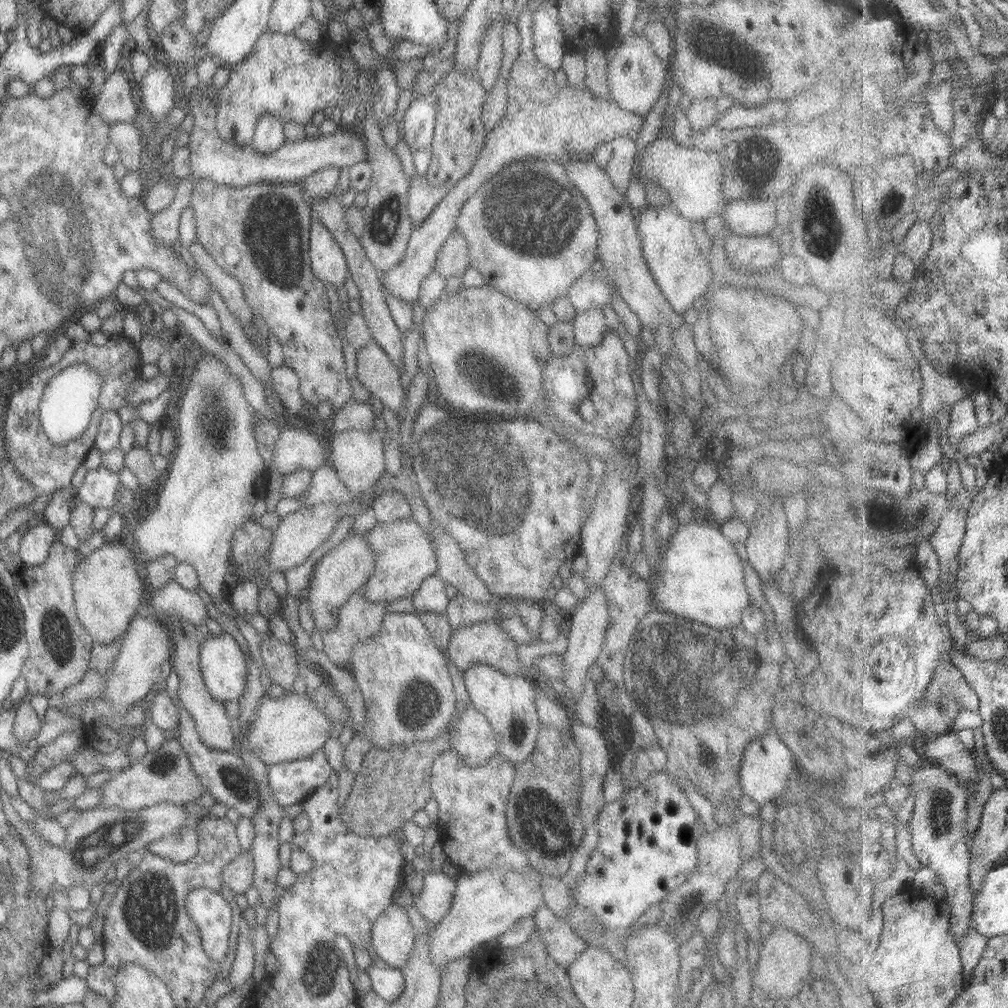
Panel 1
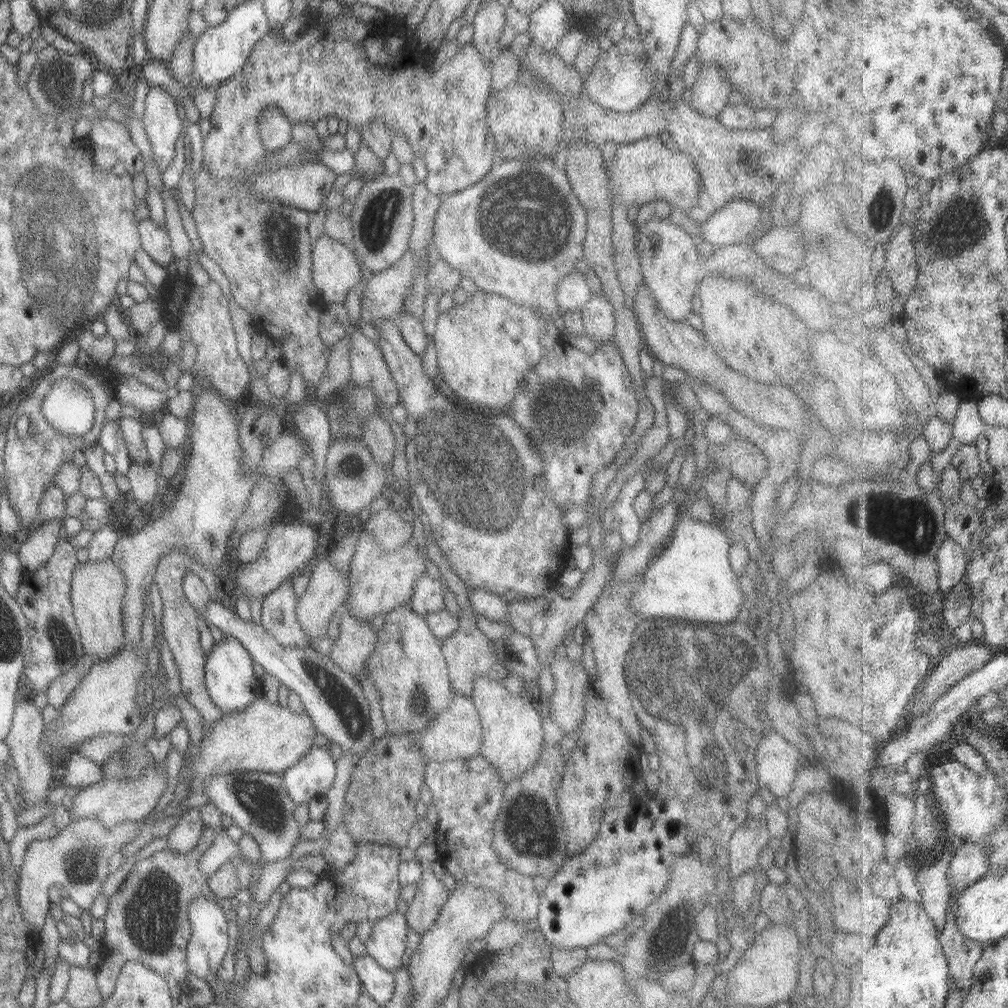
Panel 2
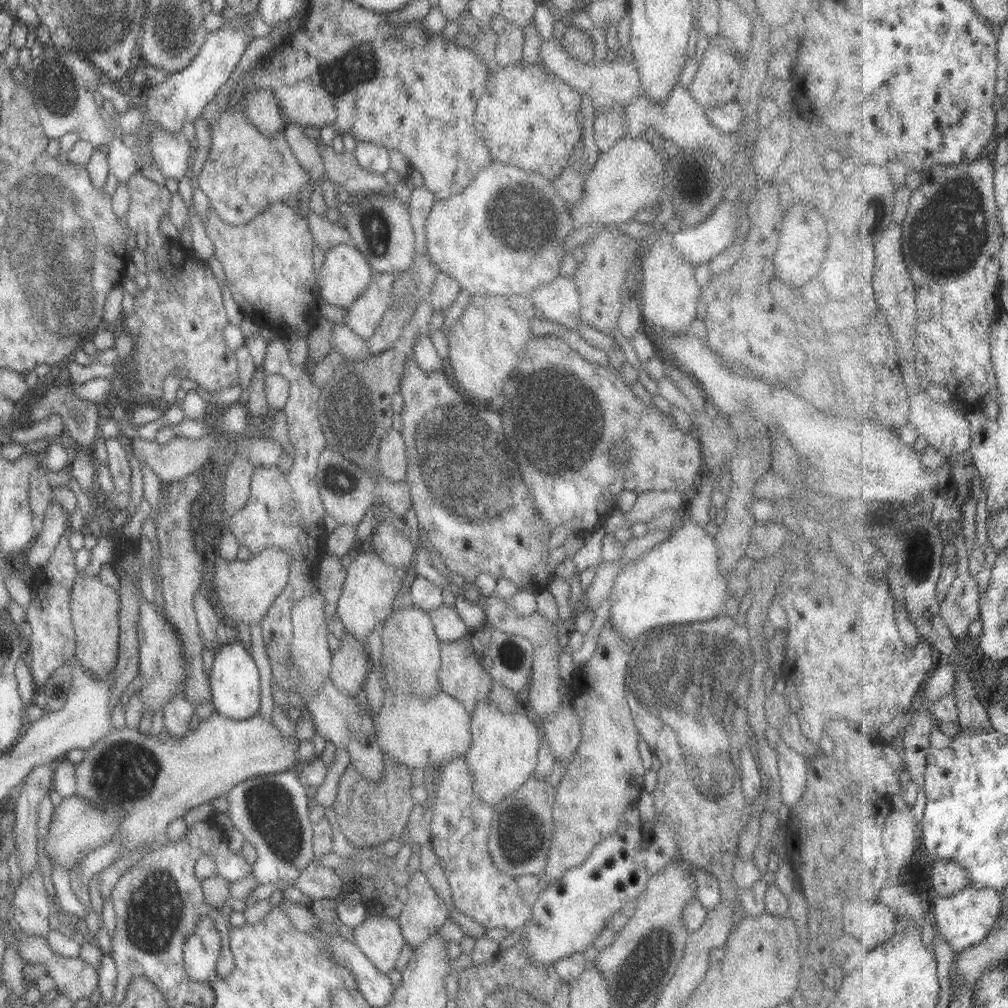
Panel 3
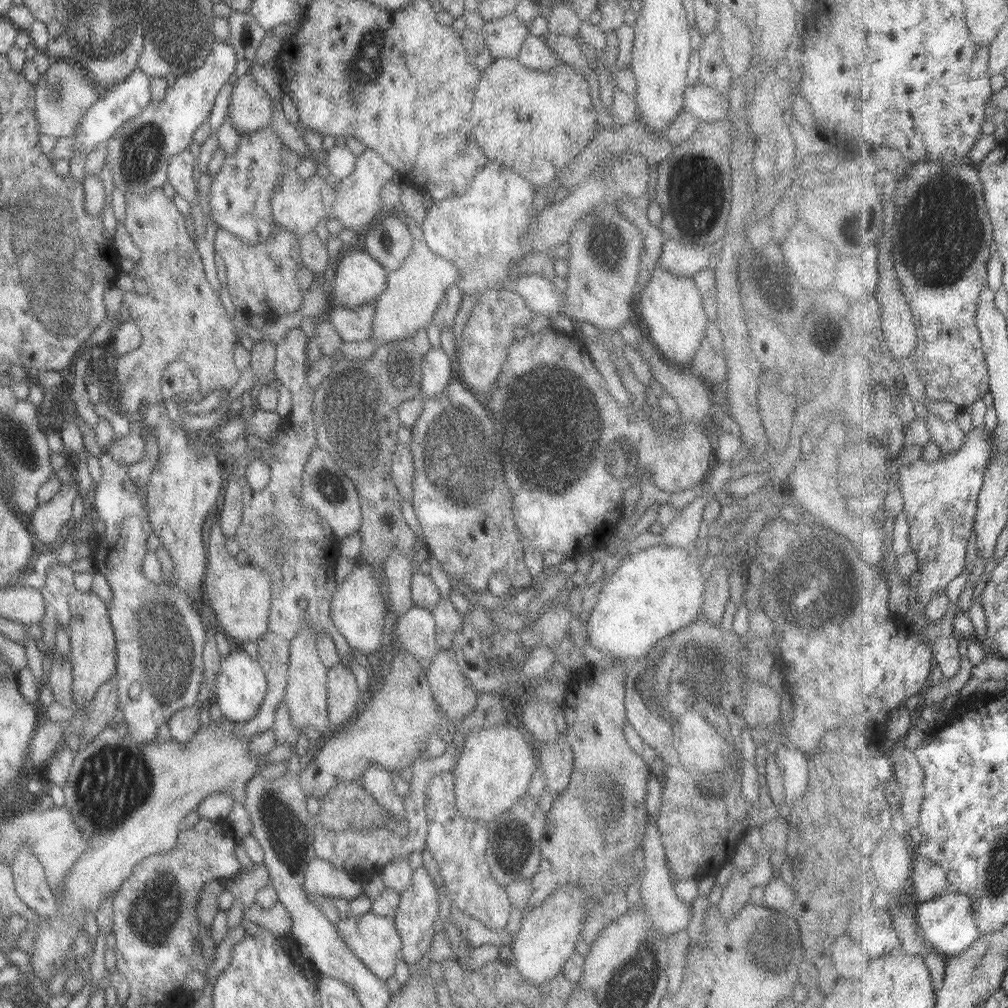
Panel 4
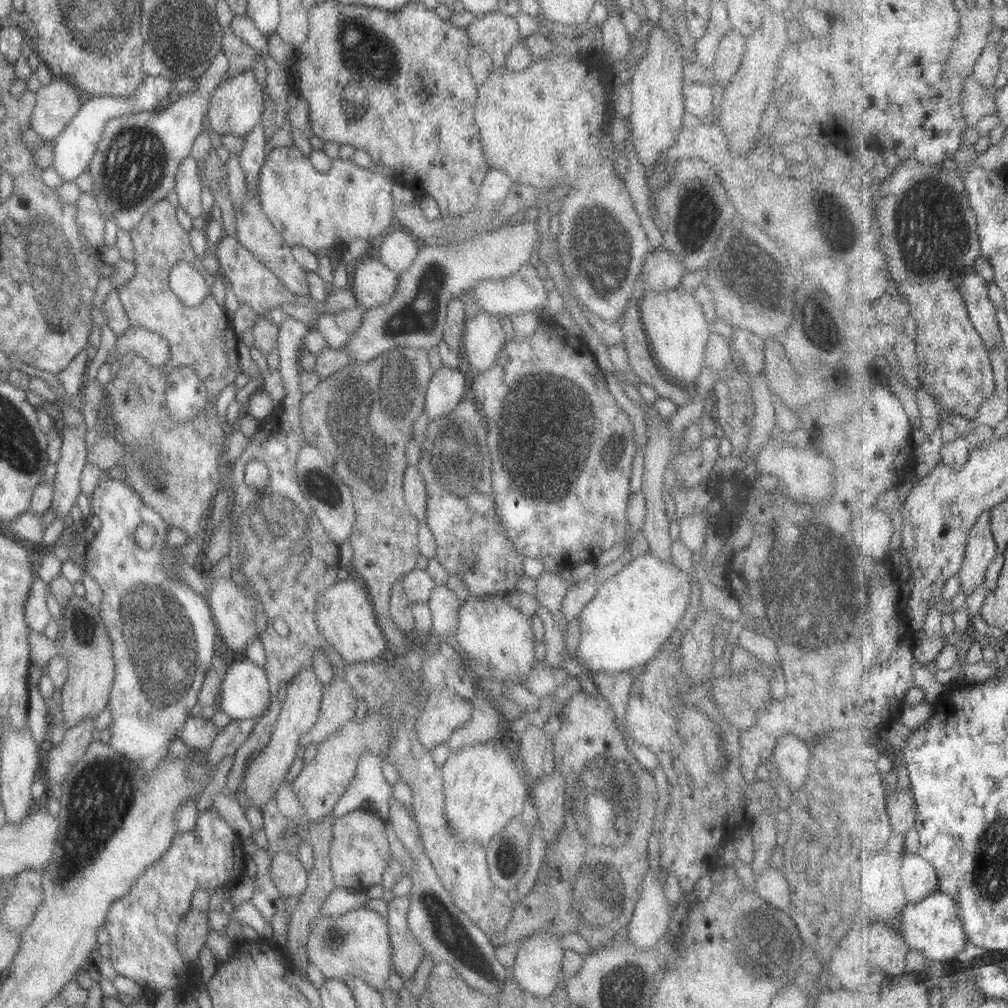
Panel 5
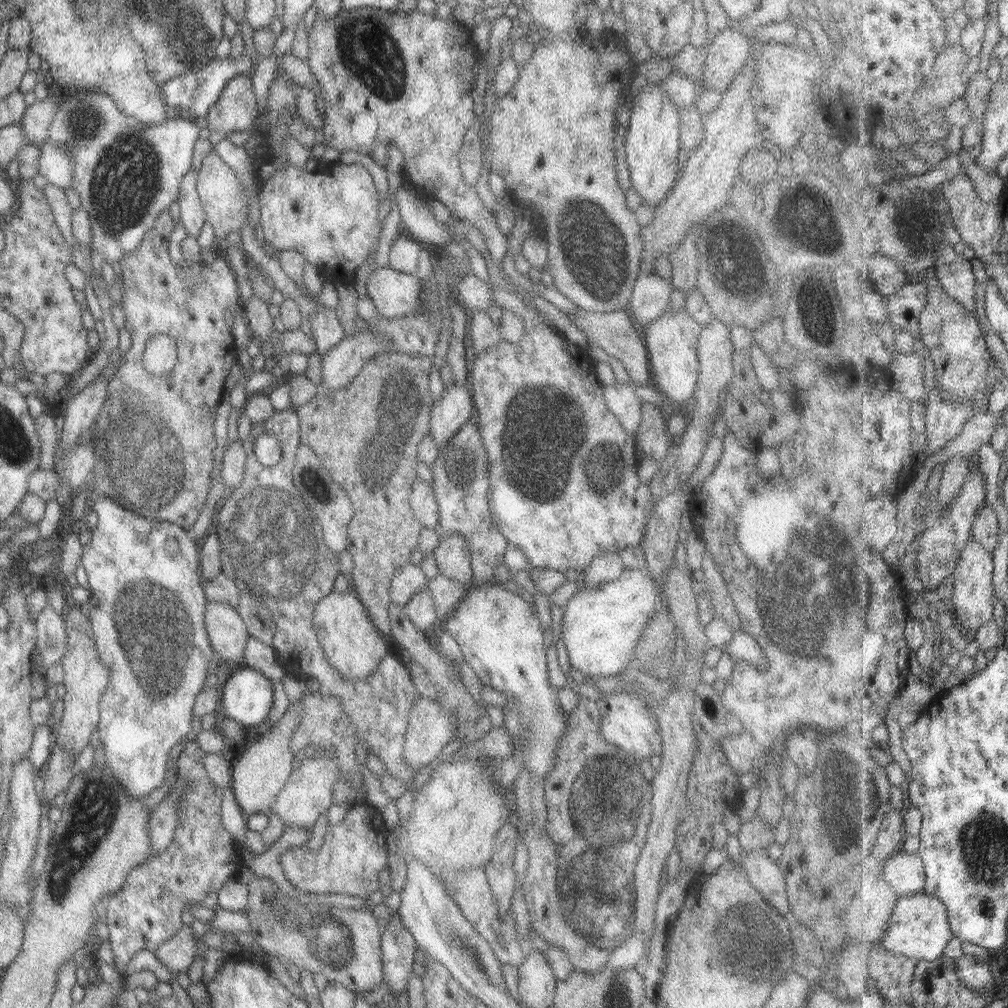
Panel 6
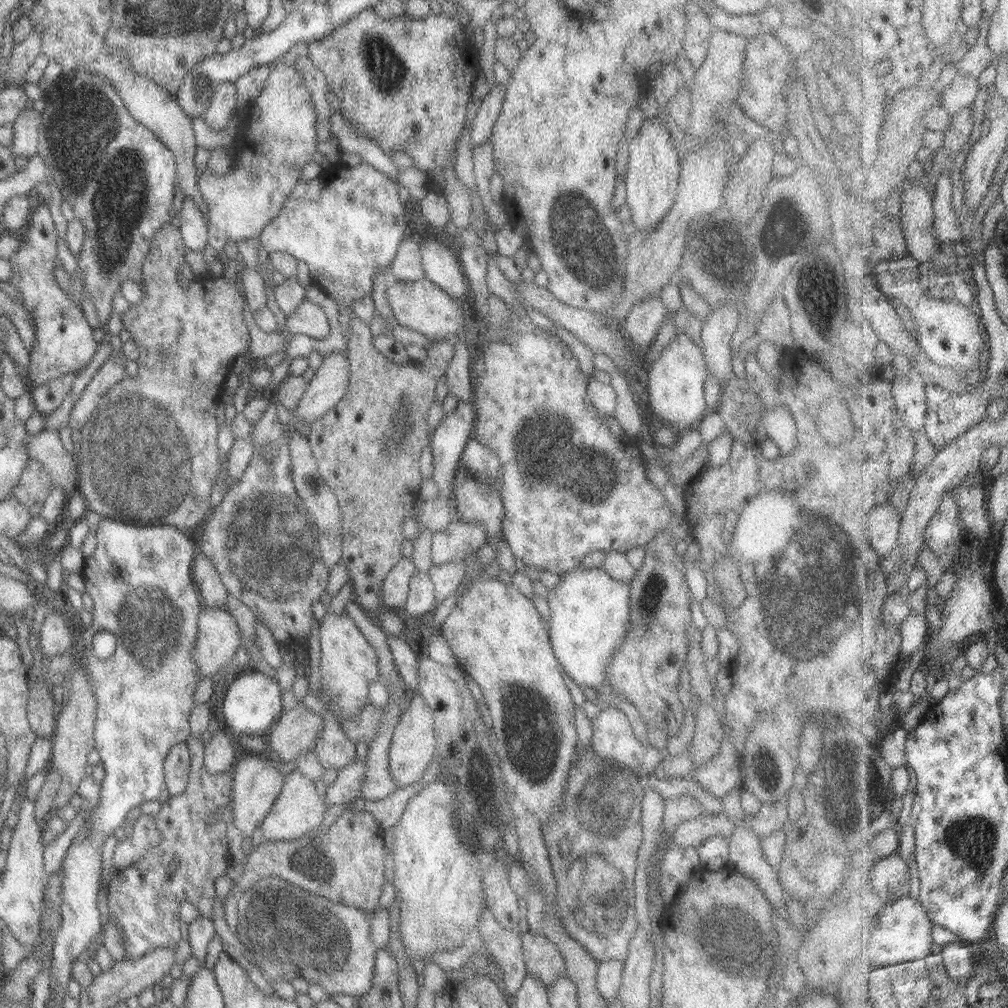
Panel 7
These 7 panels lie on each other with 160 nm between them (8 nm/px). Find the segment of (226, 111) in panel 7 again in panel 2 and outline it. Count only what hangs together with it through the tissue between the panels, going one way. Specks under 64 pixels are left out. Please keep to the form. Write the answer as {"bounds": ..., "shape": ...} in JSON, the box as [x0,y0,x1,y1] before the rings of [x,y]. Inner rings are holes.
{"bounds":[257,107,292,151],"shape":[[[277,107],[262,108],[258,116],[257,131],[263,148],[275,151],[285,146],[290,140],[291,127],[292,123]]]}

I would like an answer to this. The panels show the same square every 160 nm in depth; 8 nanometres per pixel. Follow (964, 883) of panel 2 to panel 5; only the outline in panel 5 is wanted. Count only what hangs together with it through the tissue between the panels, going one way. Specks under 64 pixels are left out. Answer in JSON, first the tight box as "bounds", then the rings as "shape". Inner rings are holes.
{"bounds":[902,853,940,903],"shape":[[[905,853],[902,863],[905,890],[902,903],[918,903],[939,891],[940,878],[931,862],[916,853]]]}

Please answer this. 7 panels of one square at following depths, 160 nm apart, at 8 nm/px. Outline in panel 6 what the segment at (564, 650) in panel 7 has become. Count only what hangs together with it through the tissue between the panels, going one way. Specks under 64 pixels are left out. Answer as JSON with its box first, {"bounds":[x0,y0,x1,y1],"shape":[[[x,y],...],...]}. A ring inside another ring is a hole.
{"bounds":[560,565,662,679],"shape":[[[625,565],[615,580],[592,587],[577,586],[577,591],[561,607],[563,613],[560,637],[569,664],[575,670],[579,670],[585,678],[614,679],[622,669],[629,666],[630,658],[635,654],[634,648],[640,639],[640,634],[645,628],[647,620],[658,611],[662,598],[661,587],[656,586],[656,582],[643,566],[634,569]]]}

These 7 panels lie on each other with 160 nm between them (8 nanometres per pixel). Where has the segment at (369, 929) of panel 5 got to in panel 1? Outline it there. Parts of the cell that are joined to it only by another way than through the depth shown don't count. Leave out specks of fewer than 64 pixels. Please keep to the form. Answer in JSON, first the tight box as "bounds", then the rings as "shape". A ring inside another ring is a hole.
{"bounds":[370,901,414,970],"shape":[[[397,901],[387,905],[370,928],[371,946],[375,949],[377,959],[399,970],[407,960],[414,938],[406,907]]]}

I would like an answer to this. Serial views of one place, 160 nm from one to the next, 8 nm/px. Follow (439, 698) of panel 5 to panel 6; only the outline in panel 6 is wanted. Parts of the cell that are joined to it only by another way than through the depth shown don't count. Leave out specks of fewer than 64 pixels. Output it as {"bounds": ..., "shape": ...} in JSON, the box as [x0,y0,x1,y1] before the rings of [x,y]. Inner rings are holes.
{"bounds":[403,696,453,771],"shape":[[[416,696],[409,709],[409,720],[404,735],[403,763],[409,767],[409,771],[419,771],[428,766],[441,751],[442,747],[453,739],[453,725],[448,712],[442,712],[434,699],[426,699]]]}

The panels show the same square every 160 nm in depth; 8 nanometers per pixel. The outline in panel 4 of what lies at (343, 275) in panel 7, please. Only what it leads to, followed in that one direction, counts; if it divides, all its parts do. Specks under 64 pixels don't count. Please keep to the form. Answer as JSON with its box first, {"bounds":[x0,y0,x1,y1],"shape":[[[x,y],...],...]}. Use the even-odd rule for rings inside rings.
{"bounds":[268,147,394,239],"shape":[[[287,147],[280,154],[282,173],[268,200],[270,218],[276,226],[280,226],[290,232],[295,239],[299,239],[302,234],[313,231],[317,224],[329,218],[339,220],[343,229],[358,234],[368,230],[370,224],[380,218],[380,214],[383,213],[380,190],[384,184],[391,181],[394,170],[383,162],[377,152],[364,149],[355,157],[353,170],[332,187],[317,173],[308,178],[301,177],[295,171],[300,157]]]}

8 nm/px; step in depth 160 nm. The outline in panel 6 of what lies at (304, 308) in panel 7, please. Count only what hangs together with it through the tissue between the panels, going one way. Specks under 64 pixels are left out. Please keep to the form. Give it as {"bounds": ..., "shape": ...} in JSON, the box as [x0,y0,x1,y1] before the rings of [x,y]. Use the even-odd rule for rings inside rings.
{"bounds":[309,305,344,355],"shape":[[[323,305],[318,306],[315,312],[309,315],[309,329],[314,343],[314,353],[319,355],[334,347],[344,336],[334,310]]]}

